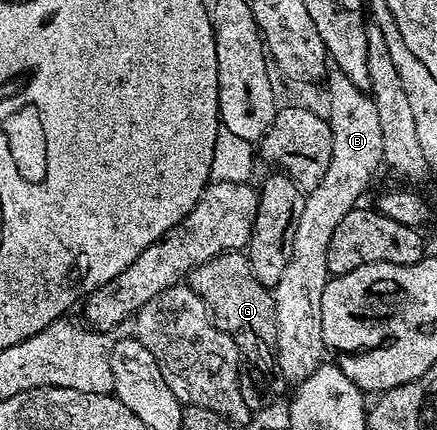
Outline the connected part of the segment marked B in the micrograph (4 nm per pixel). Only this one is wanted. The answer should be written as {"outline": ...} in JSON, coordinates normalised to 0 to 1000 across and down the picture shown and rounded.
{"outline":[[[773,160],[751,163],[746,193],[744,267],[757,288],[762,365],[753,393],[744,393],[744,412],[735,412],[735,430],[700,447],[698,488],[689,493],[689,514],[680,514],[680,542],[670,542],[661,616],[652,616],[652,637],[625,672],[634,728],[634,863],[666,895],[682,895],[691,881],[714,872],[744,826],[735,774],[735,681],[744,681],[753,647],[748,591],[762,537],[801,491],[815,488],[819,472],[812,470],[838,449],[858,395],[879,386],[872,281],[863,274],[858,233],[833,205],[808,198],[808,188]]]}

